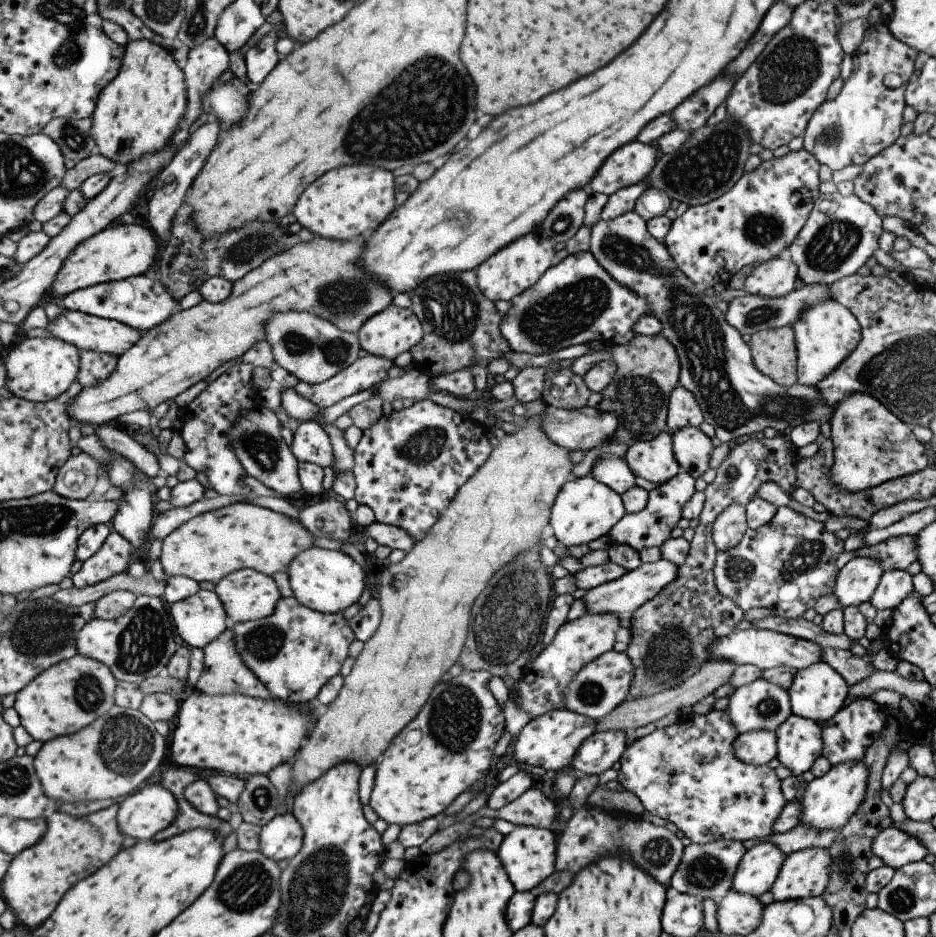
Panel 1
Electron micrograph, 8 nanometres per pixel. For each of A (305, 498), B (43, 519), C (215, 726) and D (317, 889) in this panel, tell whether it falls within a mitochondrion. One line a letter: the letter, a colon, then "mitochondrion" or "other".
A: other
B: mitochondrion
C: other
D: mitochondrion

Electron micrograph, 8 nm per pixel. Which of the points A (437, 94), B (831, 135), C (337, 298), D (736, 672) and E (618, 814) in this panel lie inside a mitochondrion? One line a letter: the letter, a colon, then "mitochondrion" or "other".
A: mitochondrion
B: mitochondrion
C: mitochondrion
D: other
E: other

